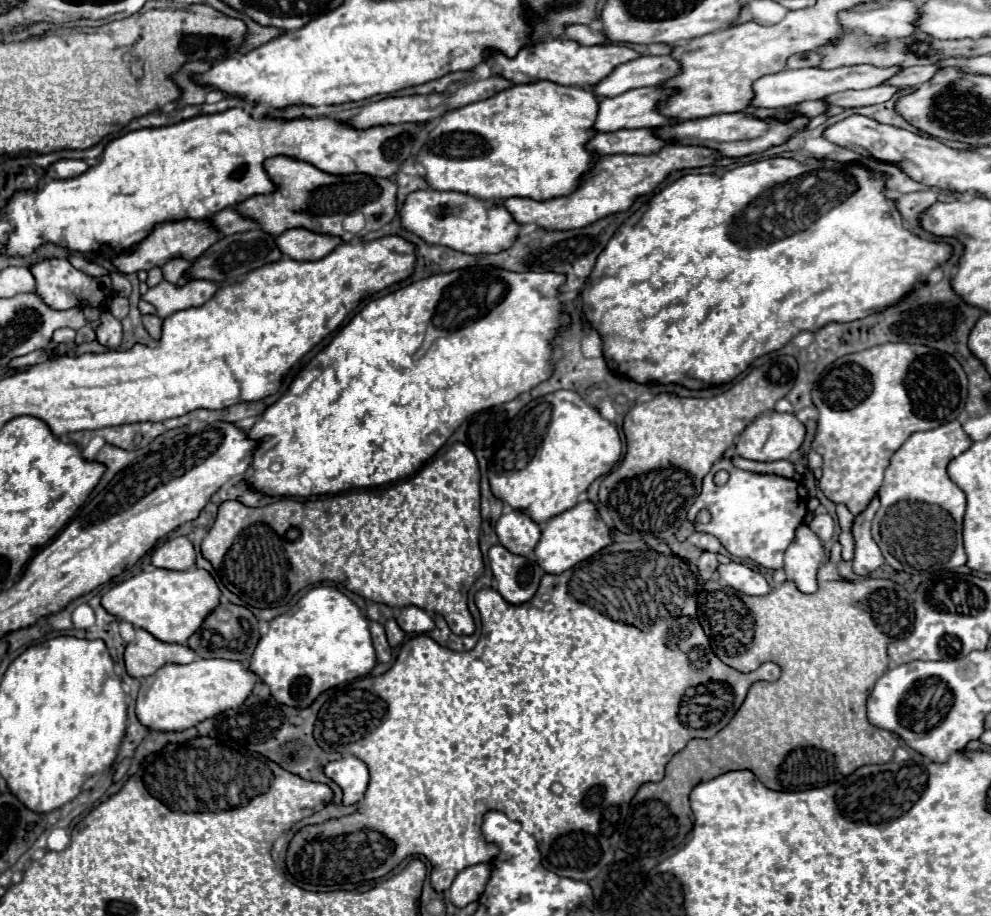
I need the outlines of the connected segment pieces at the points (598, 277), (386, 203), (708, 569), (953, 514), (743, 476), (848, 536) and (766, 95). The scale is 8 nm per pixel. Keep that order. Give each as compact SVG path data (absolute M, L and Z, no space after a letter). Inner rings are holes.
M786 157L764 159L726 171L724 175L684 175L672 185L664 187L650 199L642 219L628 219L612 241L608 241L604 253L596 261L588 285L582 289L584 313L596 327L604 341L604 357L612 361L618 373L628 373L634 381L660 381L680 383L688 389L704 389L710 385L722 385L736 379L746 367L772 351L784 347L800 331L818 331L828 323L846 323L868 317L896 301L904 299L920 279L932 269L940 267L952 257L952 245L944 241L926 241L912 231L904 229L902 215L896 203L886 197L886 173L870 171L862 163L840 163L832 159L808 159L804 163Z
M286 155L270 157L264 161L266 175L274 183L274 191L266 195L252 195L234 205L234 209L260 225L260 229L268 235L280 235L288 229L302 227L314 233L324 233L332 237L340 237L350 241L352 237L342 229L342 221L346 213L362 211L366 215L366 227L360 233L376 231L382 225L390 223L396 215L396 183L392 179L368 177L368 175L330 175L320 171L318 167L292 159Z
M702 553L702 557L698 559L698 569L702 573L712 573L718 569L718 561L716 561L716 555L714 553Z
M958 421L930 431L912 433L892 455L884 483L878 491L880 509L872 521L872 537L888 565L904 573L936 573L966 563L962 545L962 519L966 511L964 491L946 475L948 463L964 453L972 439Z
M720 459L714 463L712 471L704 477L702 493L688 509L688 519L694 521L700 509L708 509L712 517L710 523L696 525L696 531L704 531L718 537L720 543L726 547L726 551L734 557L740 559L748 557L768 569L780 569L784 551L792 543L796 527L802 523L806 515L806 501L808 501L806 489L794 479L786 479L780 475L748 473L736 469L730 459ZM720 469L726 469L730 473L730 479L726 485L716 487L714 475Z
M842 533L838 539L842 543L842 559L850 561L852 555L854 555L854 539L852 539L852 533Z
M856 65L856 69L784 69L772 75L764 75L760 79L756 79L752 83L752 91L754 97L750 101L752 107L768 107L768 109L784 109L784 107L792 107L796 103L808 101L808 99L820 99L826 97L828 93L838 93L838 91L846 91L846 89L868 89L868 87L876 87L882 85L888 77L892 77L894 73L898 73L898 67L892 69L876 69L872 65Z

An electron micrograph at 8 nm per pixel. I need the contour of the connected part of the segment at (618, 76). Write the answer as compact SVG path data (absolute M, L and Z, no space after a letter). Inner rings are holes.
M638 57L618 65L608 77L592 85L596 97L616 97L630 89L660 85L680 71L672 57Z

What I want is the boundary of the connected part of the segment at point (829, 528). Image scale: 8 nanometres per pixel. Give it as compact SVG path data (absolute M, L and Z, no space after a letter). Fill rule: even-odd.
M828 513L824 515L814 515L812 523L808 525L822 541L830 541L832 539L832 533L834 533L834 521Z

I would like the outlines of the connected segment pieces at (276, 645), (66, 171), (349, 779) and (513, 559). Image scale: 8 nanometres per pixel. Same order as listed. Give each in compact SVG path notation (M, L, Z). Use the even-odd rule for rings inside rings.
M330 585L312 587L296 609L274 617L250 661L250 669L270 687L276 701L292 707L308 707L324 689L364 677L374 665L368 619L352 599Z
M60 159L46 169L48 179L64 179L64 177L78 177L88 169L88 163L82 159Z
M344 757L326 765L324 773L342 789L342 805L354 805L368 787L368 767L358 757Z
M492 545L488 551L488 559L498 591L508 603L520 605L532 599L538 589L540 577L544 575L544 569L540 569L532 553L524 557L510 553L502 545Z

